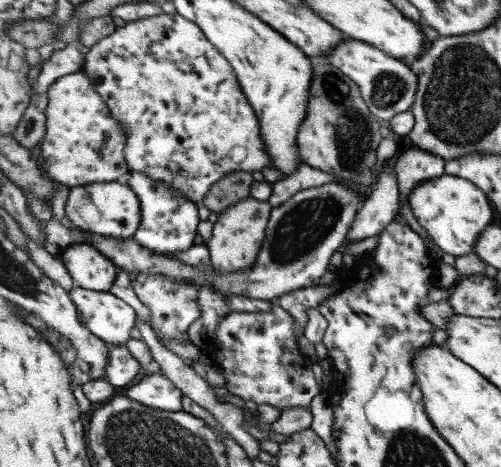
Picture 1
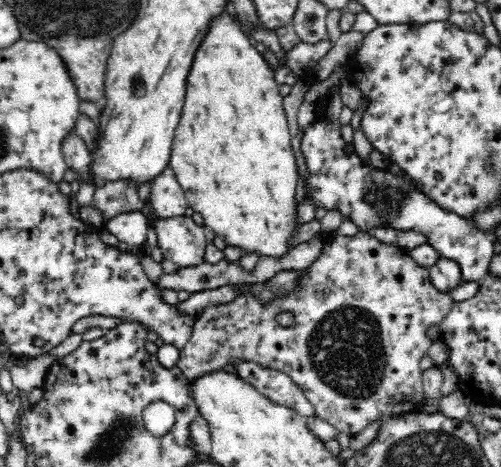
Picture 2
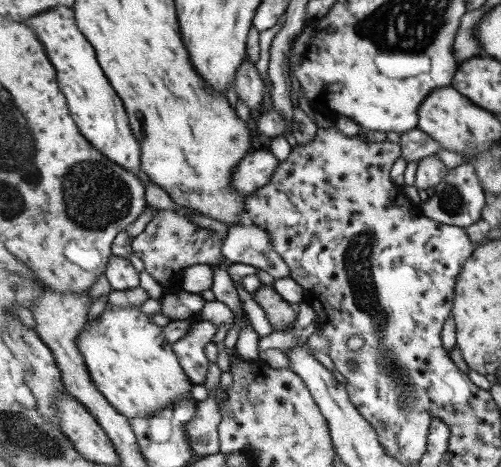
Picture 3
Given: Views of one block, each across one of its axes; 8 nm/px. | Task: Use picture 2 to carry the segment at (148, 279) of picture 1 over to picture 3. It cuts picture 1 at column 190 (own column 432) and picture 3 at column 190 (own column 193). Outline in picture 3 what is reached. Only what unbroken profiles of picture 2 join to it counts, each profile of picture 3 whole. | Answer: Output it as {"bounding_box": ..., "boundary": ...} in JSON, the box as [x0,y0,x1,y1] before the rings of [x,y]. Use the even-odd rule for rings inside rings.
{"bounding_box":[173,320,219,385],"boundary":[[[199,320],[194,322],[189,335],[173,345],[174,351],[180,358],[181,367],[185,369],[194,384],[205,385],[209,378],[212,363],[207,358],[205,348],[212,344],[217,330],[219,328],[213,322]]]}

